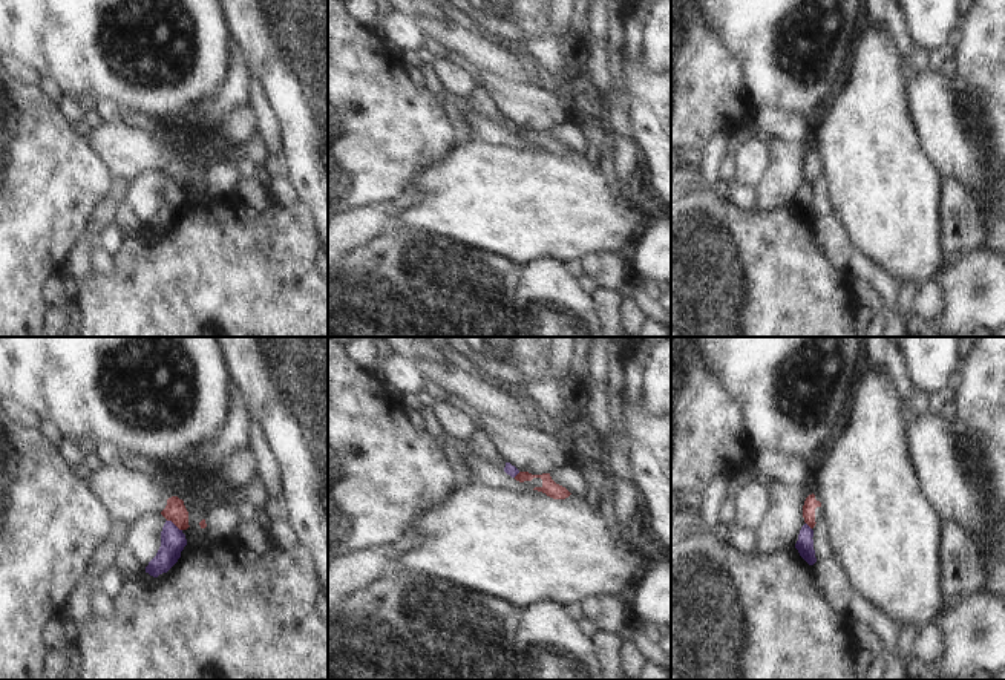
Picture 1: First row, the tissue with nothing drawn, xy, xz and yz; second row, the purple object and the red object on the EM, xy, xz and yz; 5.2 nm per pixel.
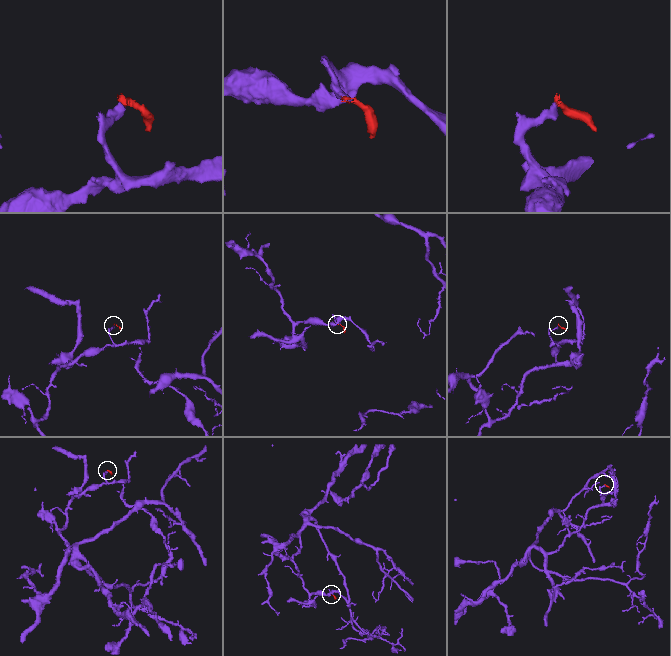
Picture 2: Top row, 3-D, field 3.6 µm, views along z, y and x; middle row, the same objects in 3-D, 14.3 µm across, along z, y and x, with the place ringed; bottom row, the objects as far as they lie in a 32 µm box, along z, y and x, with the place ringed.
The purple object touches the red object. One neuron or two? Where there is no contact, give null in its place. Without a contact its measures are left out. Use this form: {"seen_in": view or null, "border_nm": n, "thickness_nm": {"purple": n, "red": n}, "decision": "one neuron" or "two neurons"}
{"seen_in": "xy", "border_nm": 100, "thickness_nm": {"purple": 130, "red": 120}, "decision": "two neurons"}

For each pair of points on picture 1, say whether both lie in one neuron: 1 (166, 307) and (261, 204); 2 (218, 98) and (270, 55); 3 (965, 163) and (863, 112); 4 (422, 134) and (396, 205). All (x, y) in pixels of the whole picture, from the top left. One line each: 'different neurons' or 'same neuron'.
1: different neurons
2: different neurons
3: different neurons
4: different neurons

